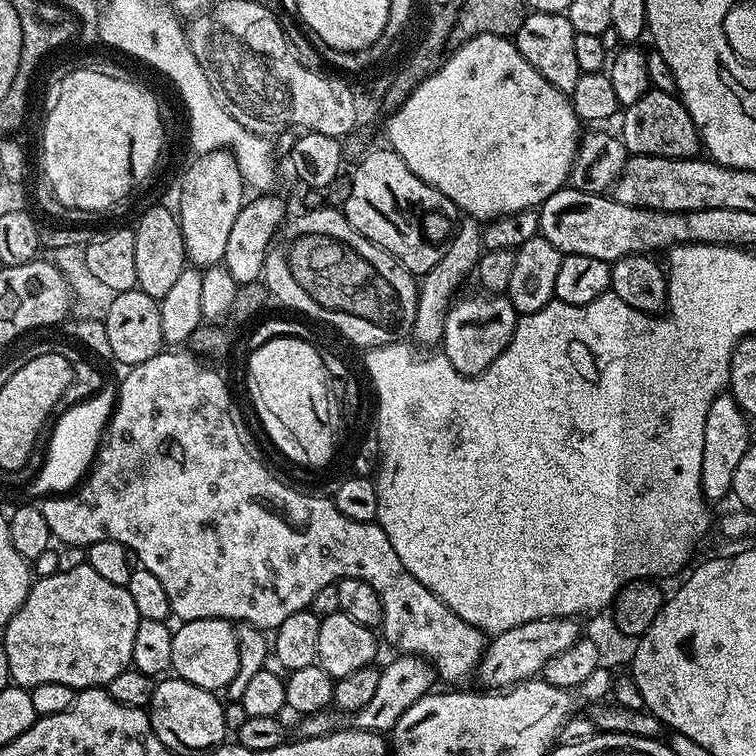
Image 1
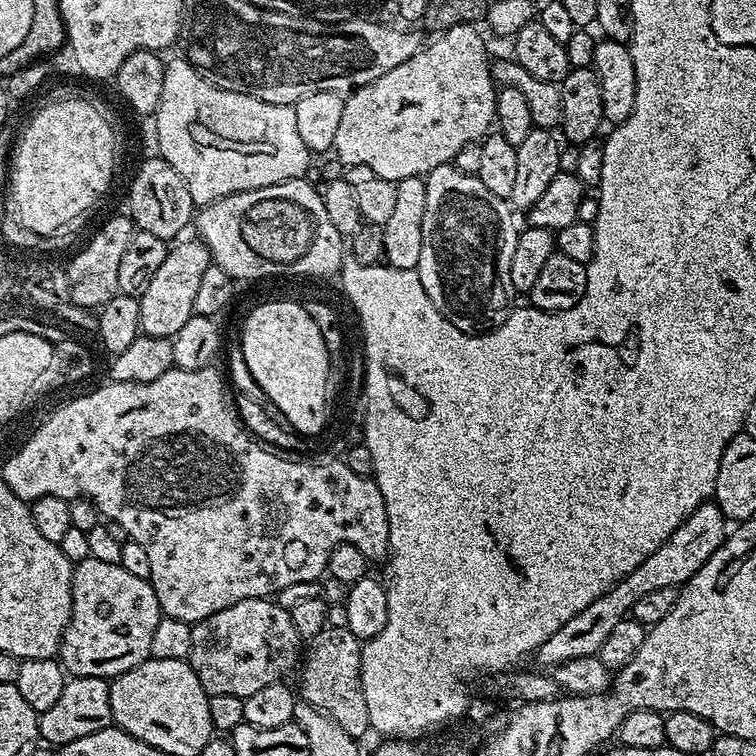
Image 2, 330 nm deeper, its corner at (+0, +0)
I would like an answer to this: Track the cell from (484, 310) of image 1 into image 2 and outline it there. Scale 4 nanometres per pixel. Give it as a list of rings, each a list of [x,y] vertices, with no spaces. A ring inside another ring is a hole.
[[[453,163],[443,164],[427,173],[424,185],[426,210],[422,214],[422,254],[414,271],[420,275],[430,302],[434,302],[437,310],[463,332],[479,334],[498,327],[514,304],[510,257],[514,255],[518,223],[512,217],[514,209],[511,203],[486,190],[476,175],[464,173]]]

